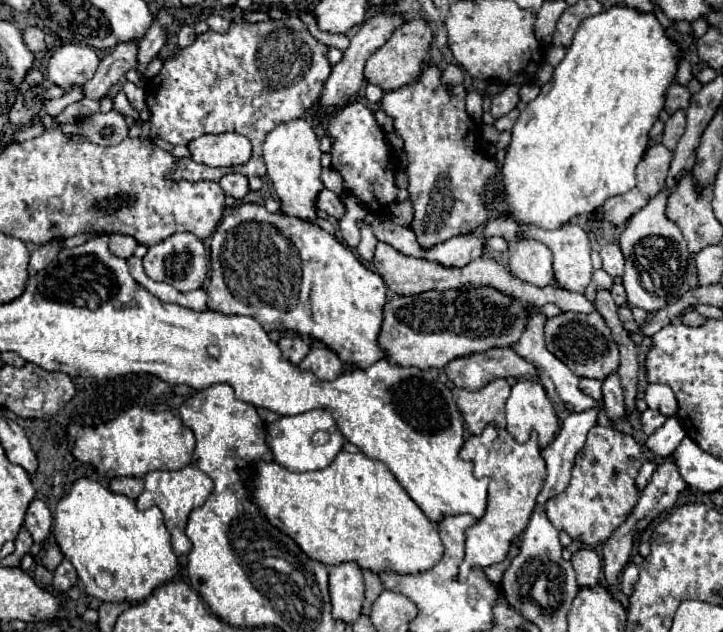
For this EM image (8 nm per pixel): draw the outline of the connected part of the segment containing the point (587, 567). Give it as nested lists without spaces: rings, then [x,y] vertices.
[[[580,550],[578,554],[572,556],[574,570],[578,574],[578,584],[580,588],[592,588],[600,582],[602,574],[602,562],[596,552],[592,550]]]

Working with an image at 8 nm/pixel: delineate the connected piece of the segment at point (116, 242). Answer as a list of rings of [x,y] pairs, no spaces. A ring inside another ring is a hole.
[[[110,234],[110,252],[114,252],[118,258],[130,258],[134,248],[138,246],[136,238],[124,236],[124,234]]]

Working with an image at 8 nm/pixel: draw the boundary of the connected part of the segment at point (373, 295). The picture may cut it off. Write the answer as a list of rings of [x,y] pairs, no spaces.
[[[260,204],[228,208],[210,240],[210,284],[206,292],[210,310],[228,316],[250,316],[258,320],[266,332],[288,330],[298,336],[320,340],[346,364],[368,368],[386,358],[386,352],[378,346],[386,304],[384,280],[368,270],[350,248],[342,246],[332,234],[316,224],[280,212],[270,214]]]

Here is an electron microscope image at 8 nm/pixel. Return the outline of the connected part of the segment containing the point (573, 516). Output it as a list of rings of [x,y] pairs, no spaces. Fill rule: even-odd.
[[[596,424],[588,432],[584,448],[576,454],[570,486],[554,500],[546,502],[550,522],[580,544],[606,542],[612,532],[632,514],[632,508],[642,494],[634,482],[642,466],[640,458],[640,444],[630,434],[622,434],[612,426]]]

